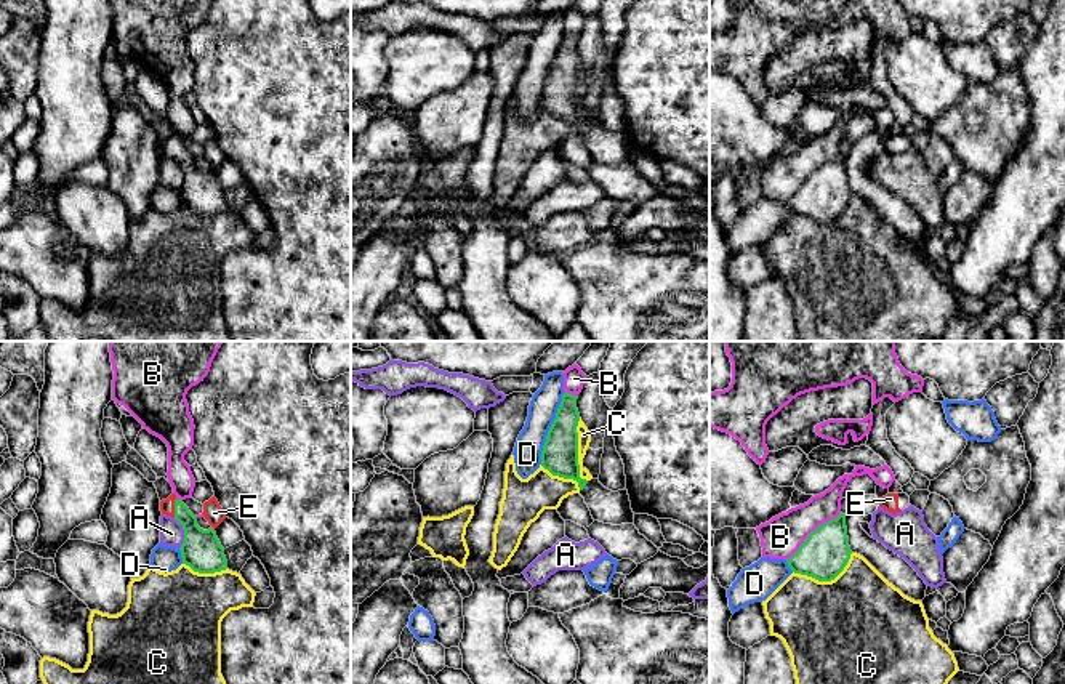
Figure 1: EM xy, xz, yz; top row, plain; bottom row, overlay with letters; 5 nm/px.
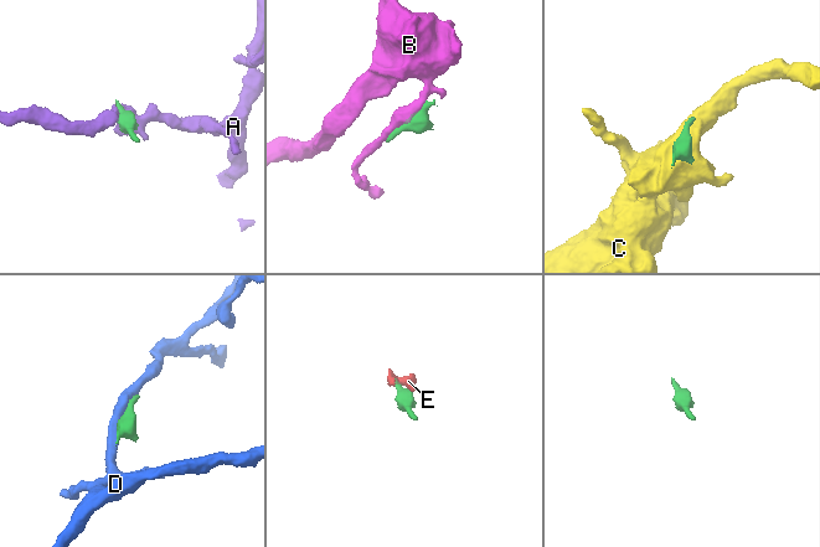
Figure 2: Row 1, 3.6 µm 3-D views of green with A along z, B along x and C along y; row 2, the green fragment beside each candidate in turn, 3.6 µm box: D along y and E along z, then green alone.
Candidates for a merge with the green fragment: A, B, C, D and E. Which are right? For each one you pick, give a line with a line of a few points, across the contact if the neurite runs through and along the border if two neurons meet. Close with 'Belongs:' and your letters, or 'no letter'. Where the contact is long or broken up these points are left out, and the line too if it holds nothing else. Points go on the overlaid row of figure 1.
Belongs: E

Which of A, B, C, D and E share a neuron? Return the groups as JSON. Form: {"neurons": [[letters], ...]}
{"neurons": [["A"], ["B"], ["C"], ["D"], ["E"]]}

